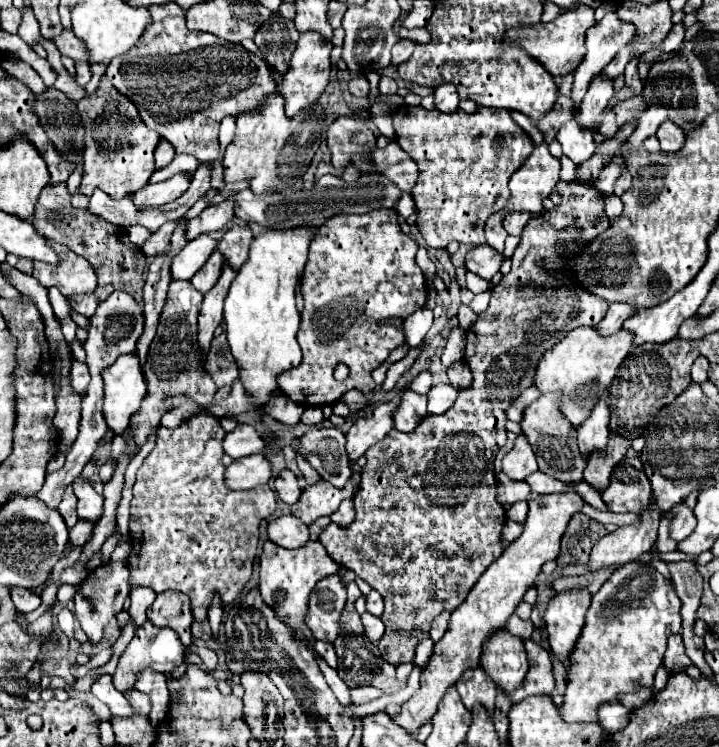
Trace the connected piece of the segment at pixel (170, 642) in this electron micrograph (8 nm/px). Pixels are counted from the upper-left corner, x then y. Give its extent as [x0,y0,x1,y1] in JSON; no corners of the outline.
[113,620,185,692]

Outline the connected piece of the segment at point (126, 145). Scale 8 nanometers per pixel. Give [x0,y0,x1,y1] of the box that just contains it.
[79,82,159,200]

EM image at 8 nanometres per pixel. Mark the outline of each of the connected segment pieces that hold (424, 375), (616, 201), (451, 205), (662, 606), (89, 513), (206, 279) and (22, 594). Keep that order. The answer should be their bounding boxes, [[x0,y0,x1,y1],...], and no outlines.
[[410,370,432,395],[605,194,623,220],[393,104,535,248],[559,564,681,722],[73,476,103,522],[191,250,223,294],[11,588,41,614]]

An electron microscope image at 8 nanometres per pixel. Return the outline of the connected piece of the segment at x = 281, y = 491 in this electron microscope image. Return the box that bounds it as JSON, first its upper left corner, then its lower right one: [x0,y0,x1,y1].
[275,470,301,504]

